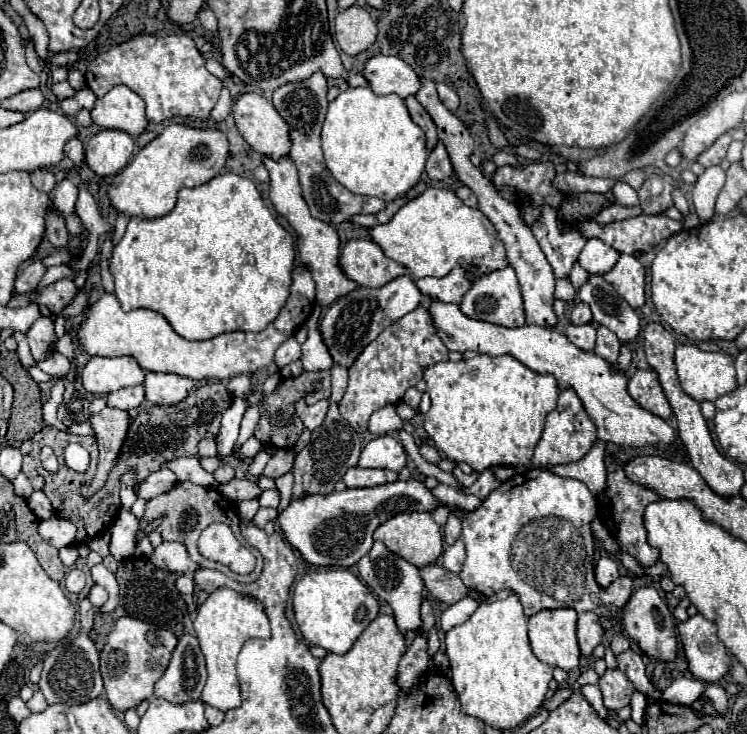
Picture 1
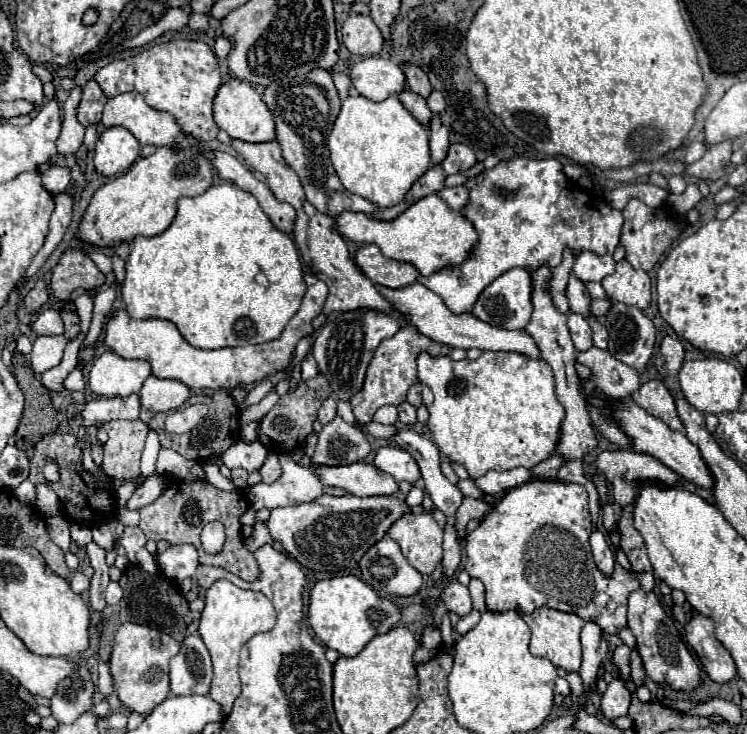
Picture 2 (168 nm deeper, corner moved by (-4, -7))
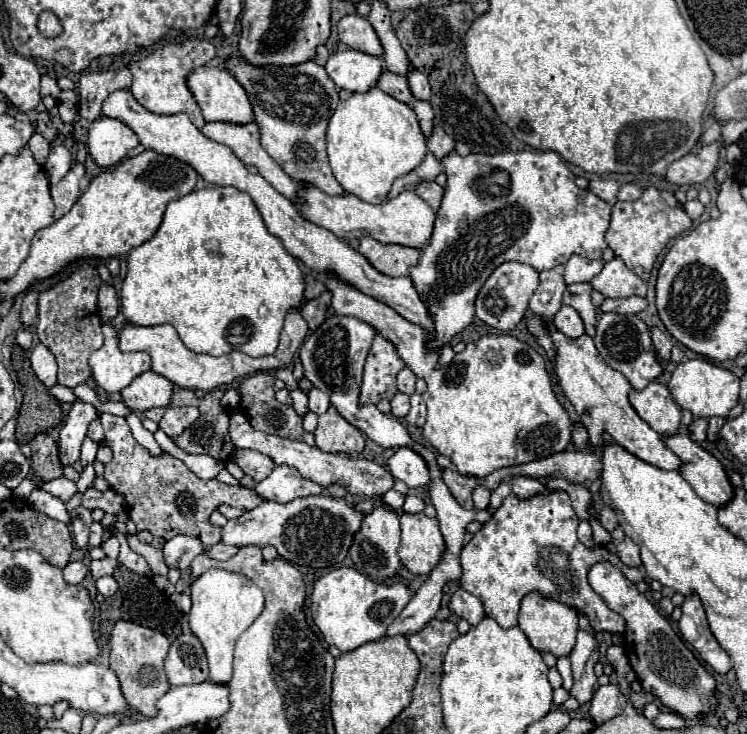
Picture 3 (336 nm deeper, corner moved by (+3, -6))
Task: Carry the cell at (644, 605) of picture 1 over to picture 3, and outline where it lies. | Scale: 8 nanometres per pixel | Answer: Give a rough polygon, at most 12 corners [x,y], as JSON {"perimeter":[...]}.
{"perimeter":[[612,564],[590,586],[626,620],[644,692],[684,718],[710,714],[716,682],[670,622]]}

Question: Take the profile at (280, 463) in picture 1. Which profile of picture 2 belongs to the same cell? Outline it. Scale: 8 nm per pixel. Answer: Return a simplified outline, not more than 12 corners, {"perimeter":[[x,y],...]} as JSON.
{"perimeter":[[269,453],[261,465],[263,483],[273,483],[281,475],[279,457]]}

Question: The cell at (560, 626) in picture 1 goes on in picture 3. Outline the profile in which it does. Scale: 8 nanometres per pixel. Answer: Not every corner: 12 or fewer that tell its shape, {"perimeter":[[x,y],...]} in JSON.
{"perimeter":[[536,592],[518,626],[538,652],[568,658],[578,612]]}

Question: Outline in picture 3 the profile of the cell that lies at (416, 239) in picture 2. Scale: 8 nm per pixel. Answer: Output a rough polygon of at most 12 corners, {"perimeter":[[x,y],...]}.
{"perimeter":[[300,184],[300,212],[340,240],[426,248],[436,212],[414,192],[382,204]]}

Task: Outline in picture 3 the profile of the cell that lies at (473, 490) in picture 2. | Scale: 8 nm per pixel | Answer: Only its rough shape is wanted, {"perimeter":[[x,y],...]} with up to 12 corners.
{"perimeter":[[486,486],[472,490],[476,508],[488,508],[490,490]]}

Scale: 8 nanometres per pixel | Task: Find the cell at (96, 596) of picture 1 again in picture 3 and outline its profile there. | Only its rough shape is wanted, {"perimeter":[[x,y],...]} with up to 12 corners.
{"perimeter":[[112,576],[96,580],[102,596],[114,596],[118,584]]}

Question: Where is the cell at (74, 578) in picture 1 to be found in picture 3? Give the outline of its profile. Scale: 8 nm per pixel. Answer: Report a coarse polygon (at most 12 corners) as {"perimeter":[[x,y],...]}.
{"perimeter":[[70,562],[64,568],[68,584],[80,584],[88,568],[84,562]]}

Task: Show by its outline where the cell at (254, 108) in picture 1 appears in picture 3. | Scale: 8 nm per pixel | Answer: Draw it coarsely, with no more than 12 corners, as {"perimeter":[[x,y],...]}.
{"perimeter":[[202,66],[188,76],[206,122],[254,122],[232,74]]}

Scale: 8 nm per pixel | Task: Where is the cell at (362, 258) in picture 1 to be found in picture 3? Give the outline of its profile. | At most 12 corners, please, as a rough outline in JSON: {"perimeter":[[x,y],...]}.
{"perimeter":[[370,236],[358,252],[386,276],[408,276],[416,248],[380,244]]}

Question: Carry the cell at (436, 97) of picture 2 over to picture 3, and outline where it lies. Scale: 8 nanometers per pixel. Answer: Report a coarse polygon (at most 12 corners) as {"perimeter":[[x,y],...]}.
{"perimeter":[[418,70],[408,84],[416,100],[430,100],[430,84]]}

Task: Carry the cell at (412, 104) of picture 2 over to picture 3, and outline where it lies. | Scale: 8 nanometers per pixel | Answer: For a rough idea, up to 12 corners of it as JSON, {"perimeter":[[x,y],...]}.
{"perimeter":[[382,72],[378,84],[392,98],[412,104],[404,76]]}

